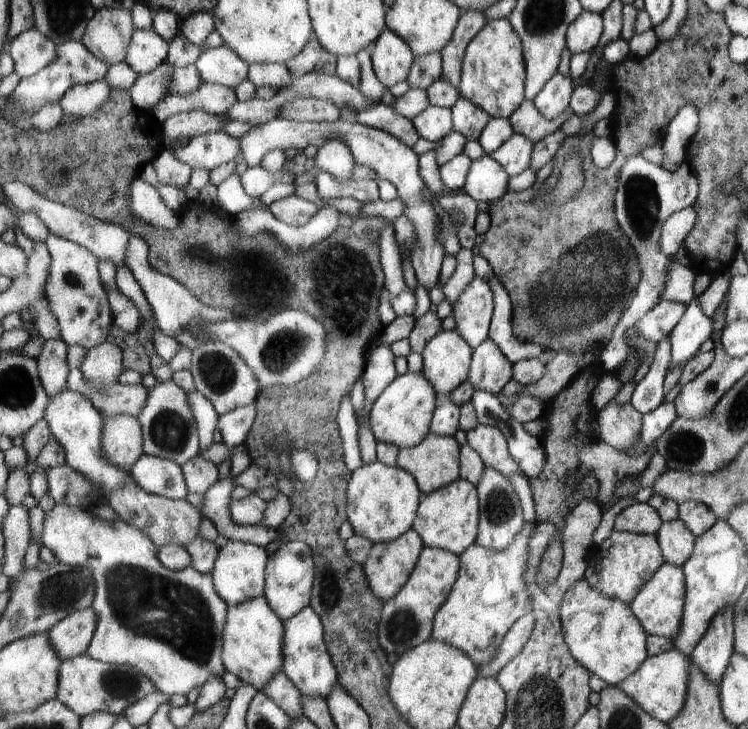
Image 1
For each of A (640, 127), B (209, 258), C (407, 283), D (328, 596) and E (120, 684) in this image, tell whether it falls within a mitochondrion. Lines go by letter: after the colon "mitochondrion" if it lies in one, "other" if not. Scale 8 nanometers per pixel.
A: other
B: other
C: other
D: mitochondrion
E: mitochondrion

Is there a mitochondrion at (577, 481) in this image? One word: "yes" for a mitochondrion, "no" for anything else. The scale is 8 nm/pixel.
no

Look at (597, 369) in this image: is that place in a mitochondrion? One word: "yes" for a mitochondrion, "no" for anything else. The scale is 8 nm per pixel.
no

